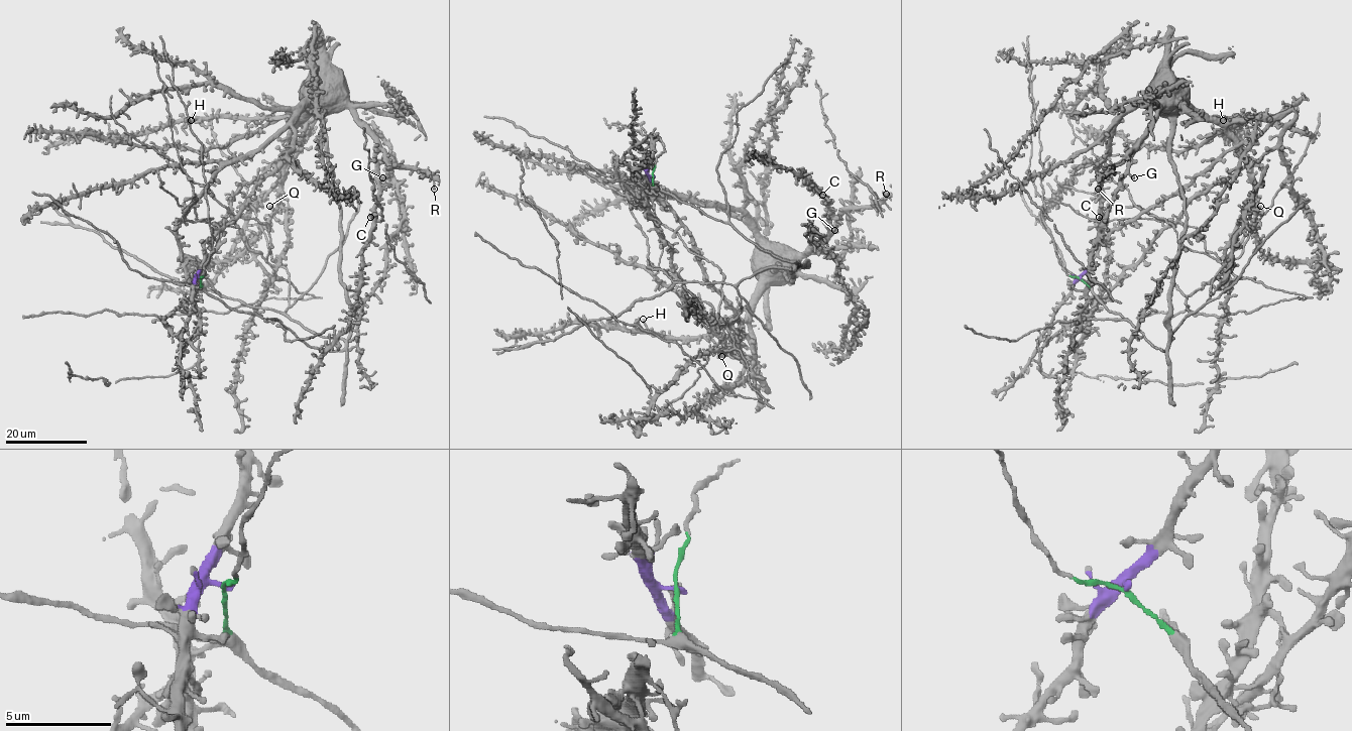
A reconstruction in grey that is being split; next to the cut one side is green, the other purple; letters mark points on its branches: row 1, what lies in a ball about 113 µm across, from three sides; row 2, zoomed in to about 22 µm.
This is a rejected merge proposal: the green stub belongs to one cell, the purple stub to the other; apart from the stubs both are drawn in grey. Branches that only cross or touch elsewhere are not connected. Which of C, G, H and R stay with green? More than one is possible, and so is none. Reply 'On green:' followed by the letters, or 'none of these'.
On green: C, G, H, R

